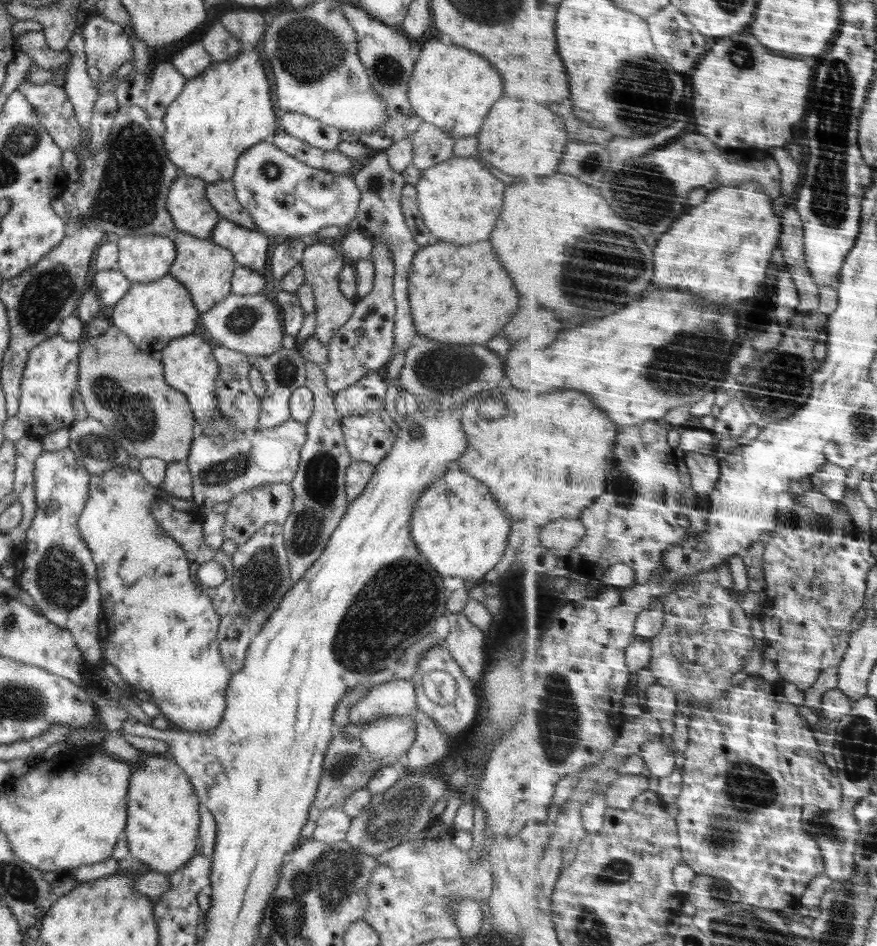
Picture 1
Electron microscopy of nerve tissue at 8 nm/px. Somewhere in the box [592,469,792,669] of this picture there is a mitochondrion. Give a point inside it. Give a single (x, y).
(627, 487)

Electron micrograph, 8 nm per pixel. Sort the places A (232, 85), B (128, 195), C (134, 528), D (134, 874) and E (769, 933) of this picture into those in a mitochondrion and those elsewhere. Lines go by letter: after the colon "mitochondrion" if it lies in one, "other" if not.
A: other
B: mitochondrion
C: other
D: other
E: mitochondrion

